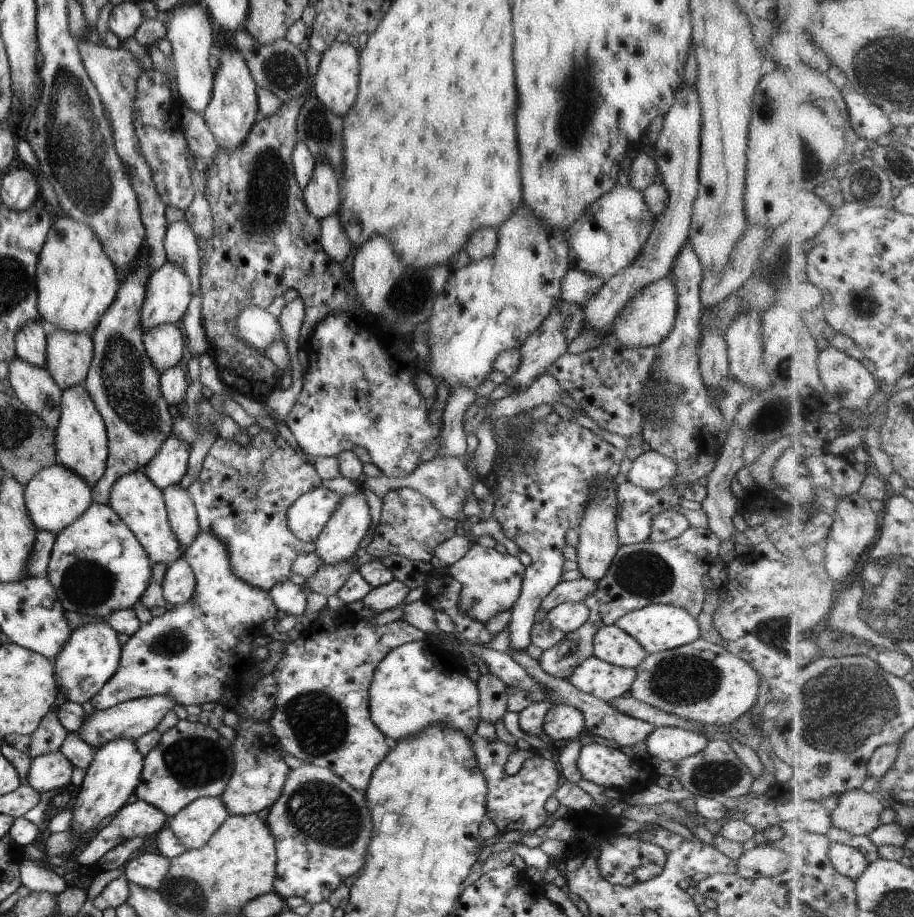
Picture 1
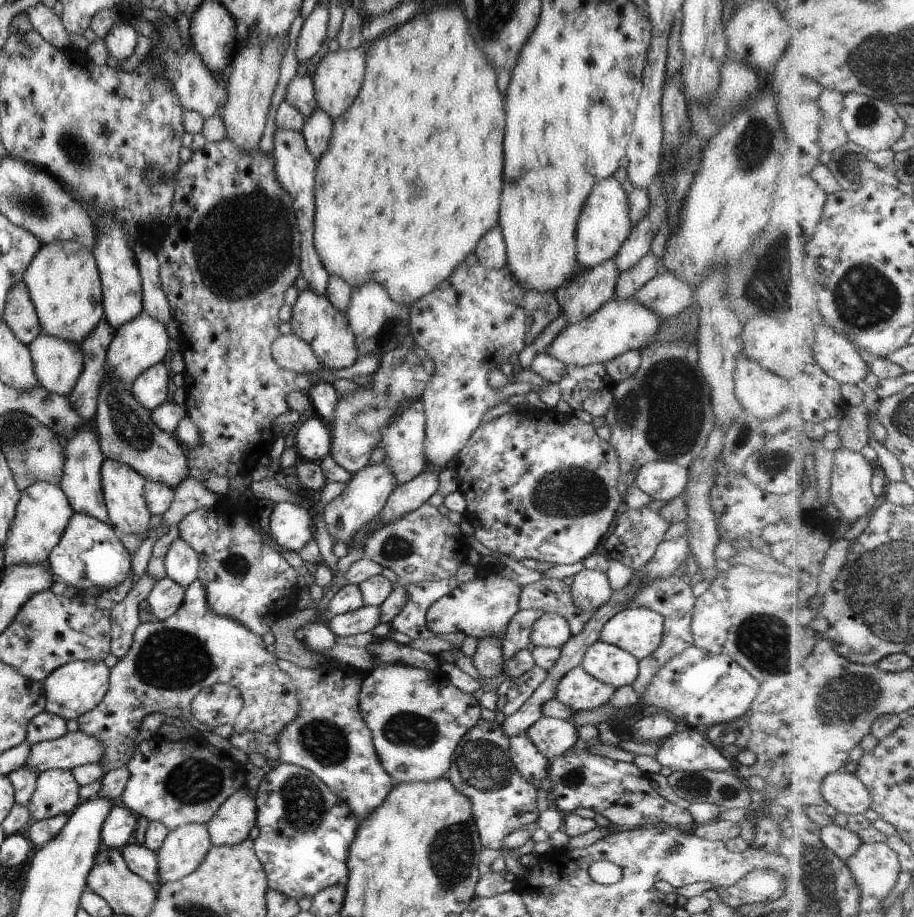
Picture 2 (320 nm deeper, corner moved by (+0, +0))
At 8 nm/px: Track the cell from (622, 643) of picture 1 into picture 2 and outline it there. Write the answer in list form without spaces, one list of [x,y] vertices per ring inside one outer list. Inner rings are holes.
[[[599,640],[584,650],[580,665],[589,676],[614,689],[630,685],[638,673],[638,660],[634,656]]]

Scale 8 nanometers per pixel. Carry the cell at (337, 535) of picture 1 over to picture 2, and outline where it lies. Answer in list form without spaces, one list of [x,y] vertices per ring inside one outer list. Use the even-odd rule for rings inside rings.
[[[385,463],[366,464],[346,482],[343,491],[331,500],[324,508],[322,518],[331,537],[345,543],[355,529],[371,520],[382,507],[388,494],[395,488],[396,480],[393,471]]]

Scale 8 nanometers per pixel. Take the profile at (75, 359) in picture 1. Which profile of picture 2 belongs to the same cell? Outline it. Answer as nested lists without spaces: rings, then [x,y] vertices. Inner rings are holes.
[[[39,334],[28,344],[28,349],[38,384],[48,393],[67,397],[81,374],[80,345]]]

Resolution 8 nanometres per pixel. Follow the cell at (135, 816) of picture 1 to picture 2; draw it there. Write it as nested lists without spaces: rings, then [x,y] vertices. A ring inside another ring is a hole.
[[[115,803],[101,823],[99,838],[102,847],[120,849],[133,839],[137,816],[121,803]]]

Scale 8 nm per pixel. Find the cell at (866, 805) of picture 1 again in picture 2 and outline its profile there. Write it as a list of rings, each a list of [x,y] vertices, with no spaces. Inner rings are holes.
[[[843,769],[824,778],[822,795],[834,814],[863,815],[873,804],[865,783],[855,773]]]

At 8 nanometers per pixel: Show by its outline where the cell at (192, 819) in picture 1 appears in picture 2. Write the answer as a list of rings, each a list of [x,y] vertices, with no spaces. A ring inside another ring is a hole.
[[[189,823],[170,830],[155,852],[158,883],[155,882],[153,888],[157,890],[159,884],[191,874],[202,863],[211,845],[204,824]]]

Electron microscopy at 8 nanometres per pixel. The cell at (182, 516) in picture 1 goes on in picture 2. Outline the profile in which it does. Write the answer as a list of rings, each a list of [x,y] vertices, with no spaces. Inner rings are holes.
[[[177,537],[163,557],[163,566],[168,579],[185,588],[197,579],[199,559],[197,553],[181,538]]]

